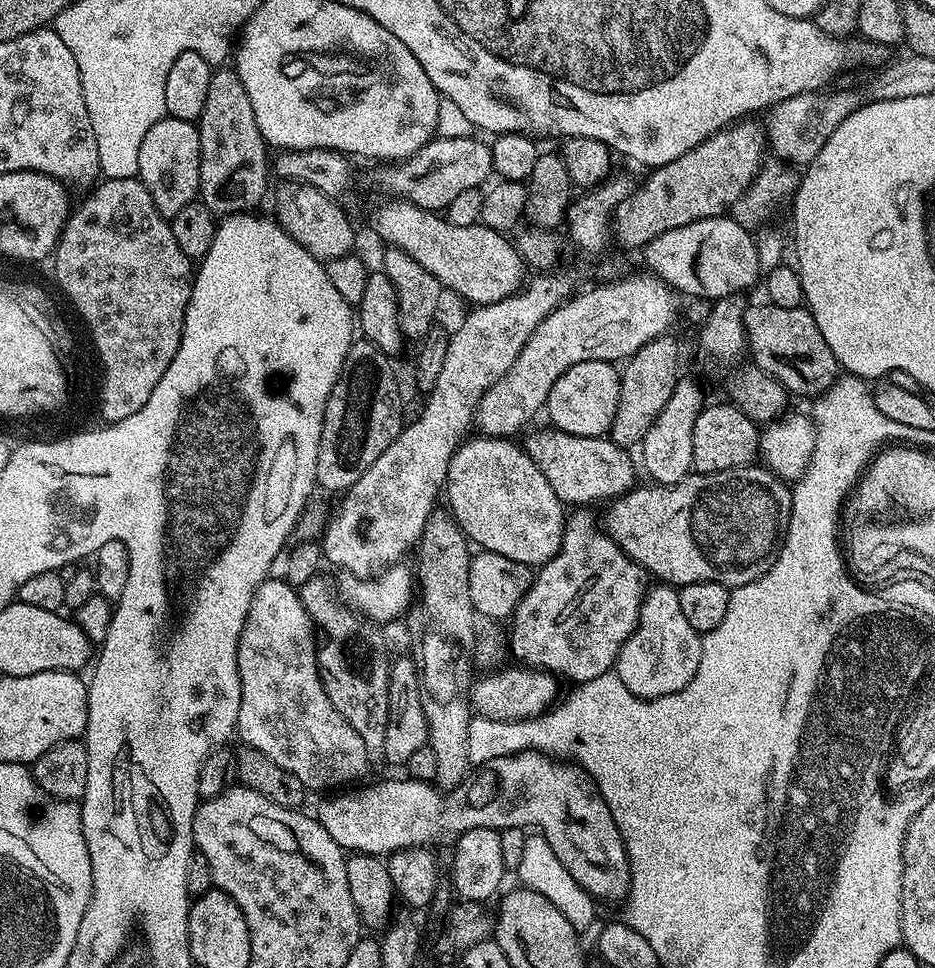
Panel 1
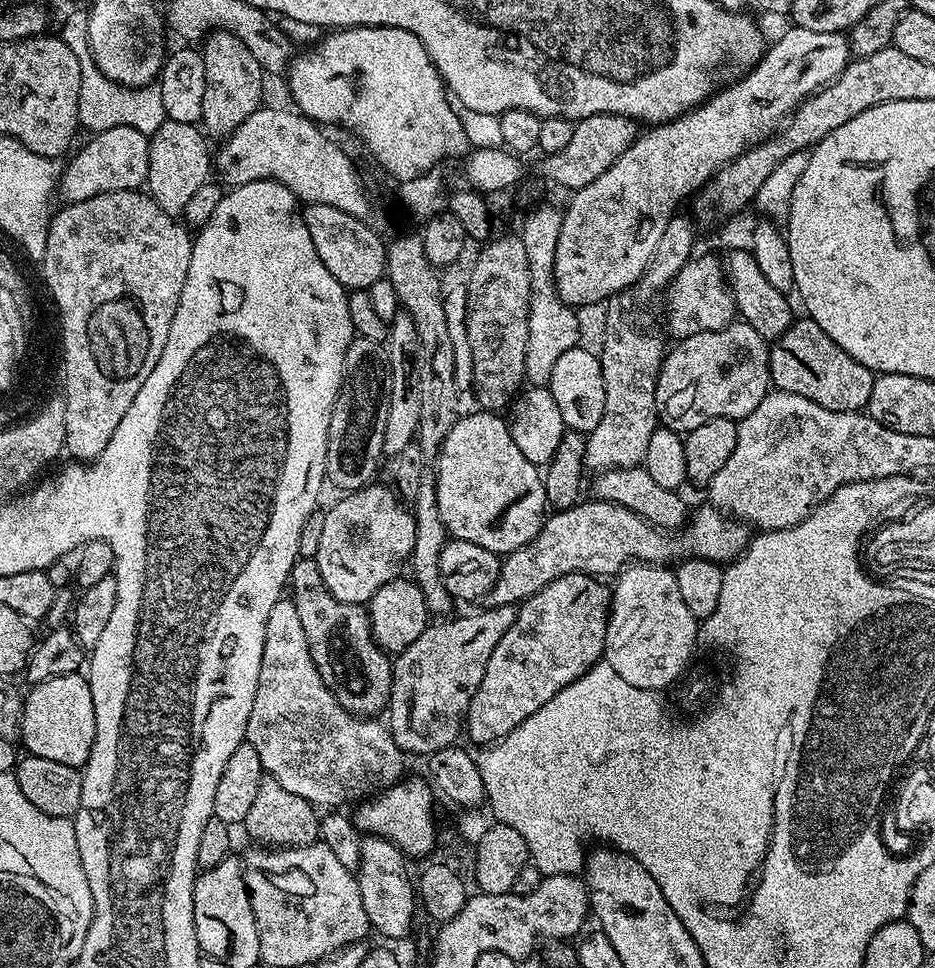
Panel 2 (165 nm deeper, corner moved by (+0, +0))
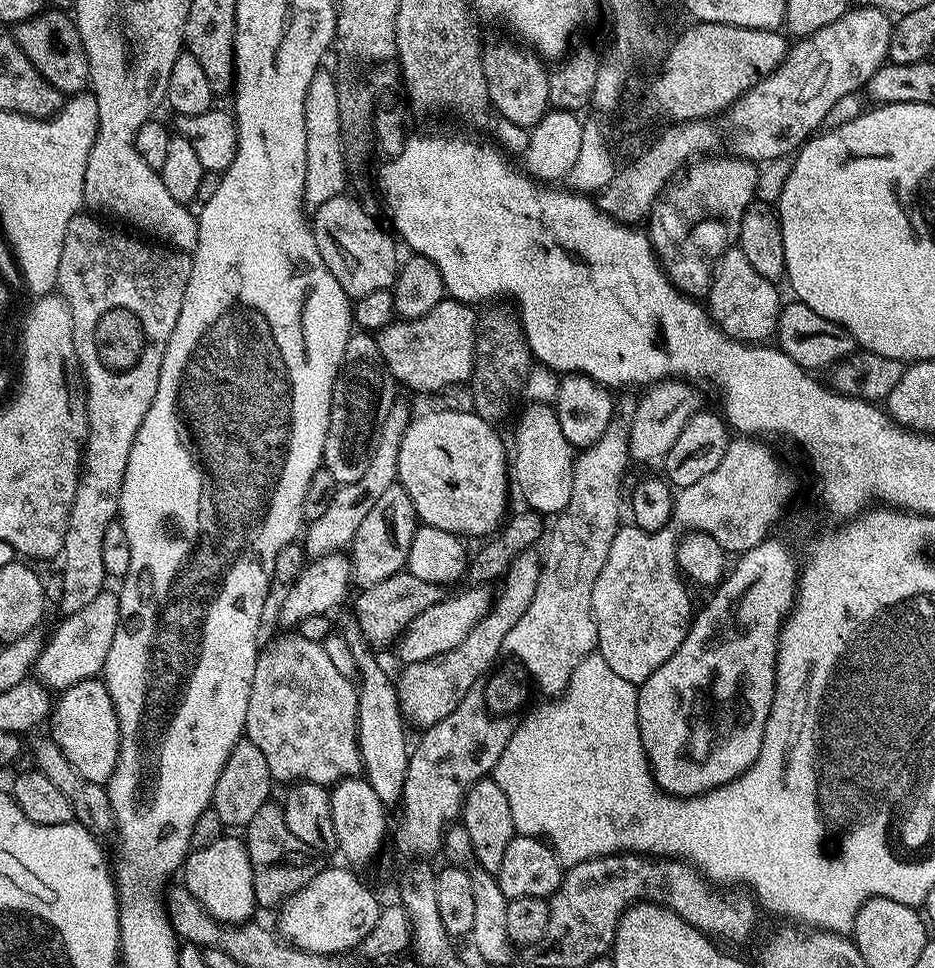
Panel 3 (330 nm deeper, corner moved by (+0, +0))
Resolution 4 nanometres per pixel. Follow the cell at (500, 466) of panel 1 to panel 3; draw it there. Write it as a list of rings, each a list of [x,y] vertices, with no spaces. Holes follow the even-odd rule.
[[[472,410],[428,412],[425,416],[417,415],[408,425],[406,434],[402,434],[402,447],[398,450],[396,478],[413,502],[416,519],[421,525],[429,524],[464,538],[488,538],[505,523],[509,511],[510,454],[504,450],[504,442],[495,430],[491,423],[476,416]]]

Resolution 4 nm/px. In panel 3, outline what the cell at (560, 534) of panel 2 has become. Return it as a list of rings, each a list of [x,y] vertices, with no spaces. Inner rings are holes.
[[[468,586],[465,592],[456,592],[445,595],[434,606],[429,606],[422,614],[414,618],[398,639],[401,661],[404,664],[426,662],[426,658],[434,658],[438,654],[446,654],[454,650],[454,646],[462,646],[466,634],[478,626],[483,616],[489,615],[492,610],[494,592],[488,586]]]

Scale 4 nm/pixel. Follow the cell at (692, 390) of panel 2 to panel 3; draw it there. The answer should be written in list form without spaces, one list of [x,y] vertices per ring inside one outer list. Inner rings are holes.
[[[673,378],[651,385],[643,393],[644,400],[635,401],[628,426],[628,454],[633,461],[641,460],[644,464],[651,460],[663,461],[670,446],[674,446],[674,438],[678,438],[682,426],[690,422],[694,413],[701,411],[700,396],[695,391],[699,392],[689,381]]]

